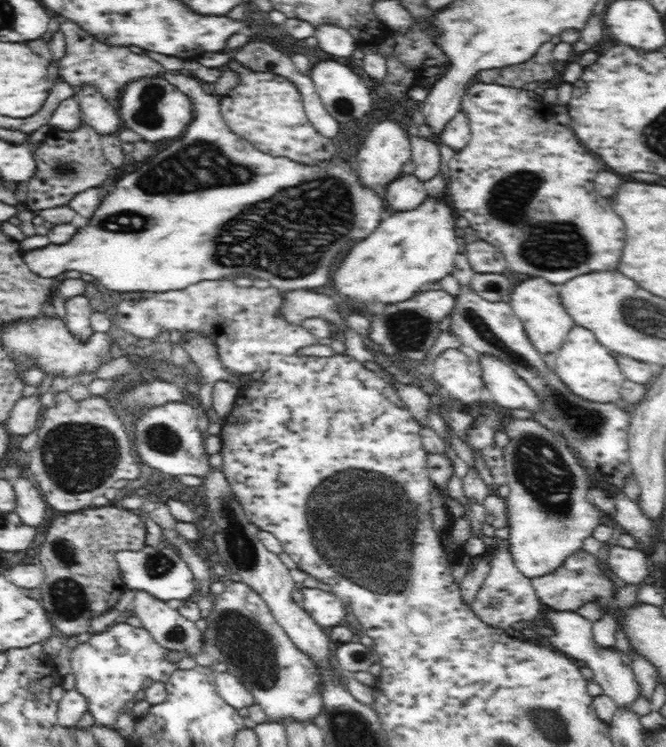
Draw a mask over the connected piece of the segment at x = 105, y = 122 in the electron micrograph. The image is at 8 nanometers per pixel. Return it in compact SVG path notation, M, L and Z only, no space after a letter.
M84 87L79 95L74 94L80 103L81 119L86 122L100 136L116 136L123 129L123 124L118 119L118 111L98 91L92 87Z

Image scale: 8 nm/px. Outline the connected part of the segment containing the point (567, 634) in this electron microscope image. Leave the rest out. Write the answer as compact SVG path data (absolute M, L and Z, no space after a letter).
M548 608L546 612L552 635L535 635L526 637L530 642L548 642L552 647L558 648L563 654L576 661L584 661L586 667L592 669L593 679L602 687L603 694L607 694L611 700L617 702L617 707L632 706L632 702L639 697L638 683L636 683L633 669L623 662L622 654L616 648L608 649L600 646L594 639L594 622L584 618L575 611L554 611Z

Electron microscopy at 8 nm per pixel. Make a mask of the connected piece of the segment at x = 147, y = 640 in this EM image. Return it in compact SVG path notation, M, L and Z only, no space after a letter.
M122 619L106 631L94 633L88 642L78 643L74 648L74 688L86 697L94 725L116 731L116 721L123 714L125 704L136 696L145 680L164 684L180 669L180 662L171 662L167 658L172 650L159 646L153 639L146 629L136 629Z

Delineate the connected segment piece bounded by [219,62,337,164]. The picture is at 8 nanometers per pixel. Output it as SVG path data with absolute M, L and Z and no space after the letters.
M232 62L228 68L242 76L242 82L230 90L219 108L223 120L231 132L252 142L258 150L272 156L294 156L294 160L304 164L318 164L332 160L336 154L336 144L322 136L306 118L302 96L292 82L270 72L250 72L240 64Z

